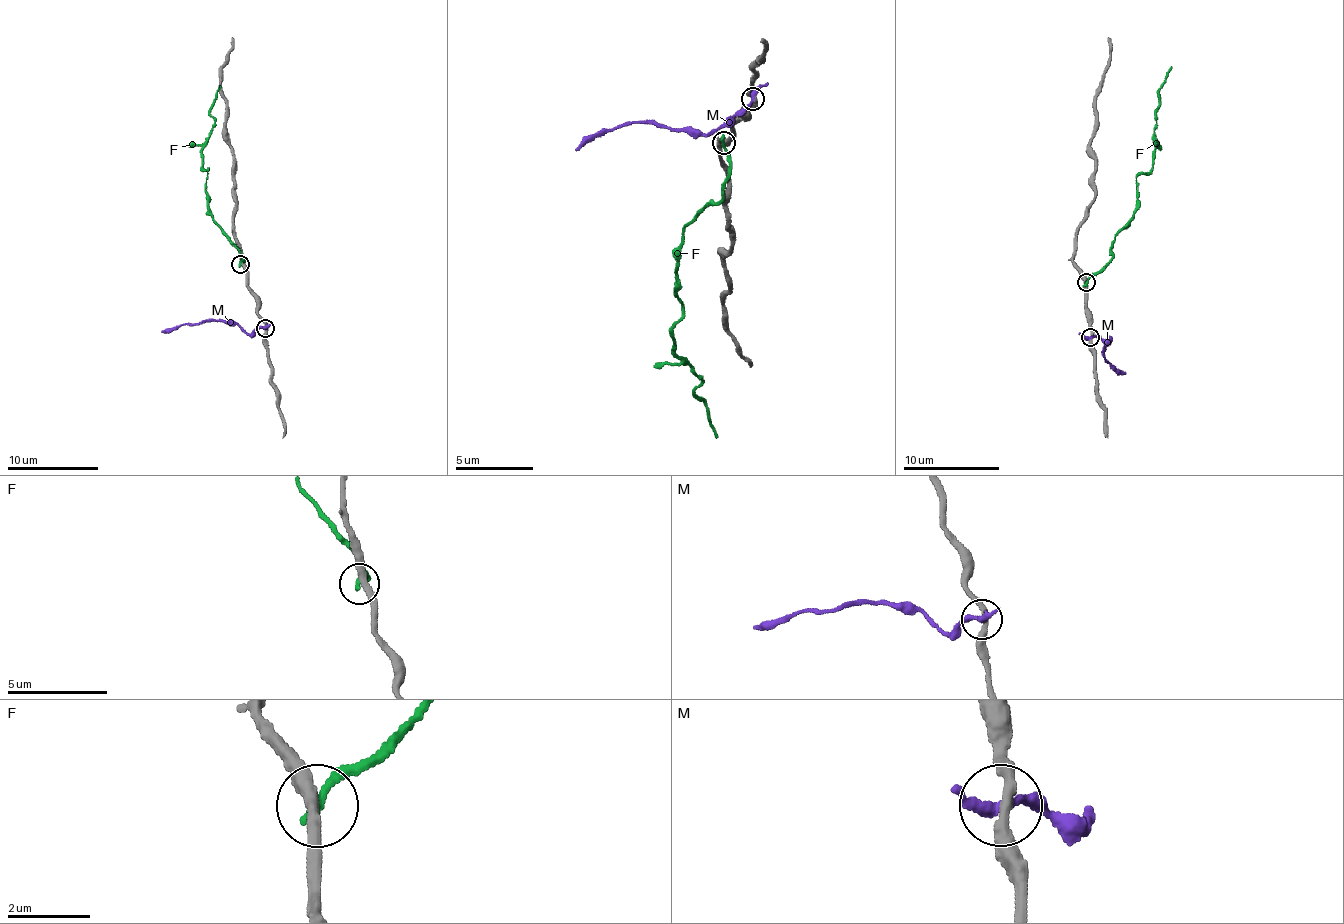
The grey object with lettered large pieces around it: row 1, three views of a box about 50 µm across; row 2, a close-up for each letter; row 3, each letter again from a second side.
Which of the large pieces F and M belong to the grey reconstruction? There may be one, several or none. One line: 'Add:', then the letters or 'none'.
Add: none

